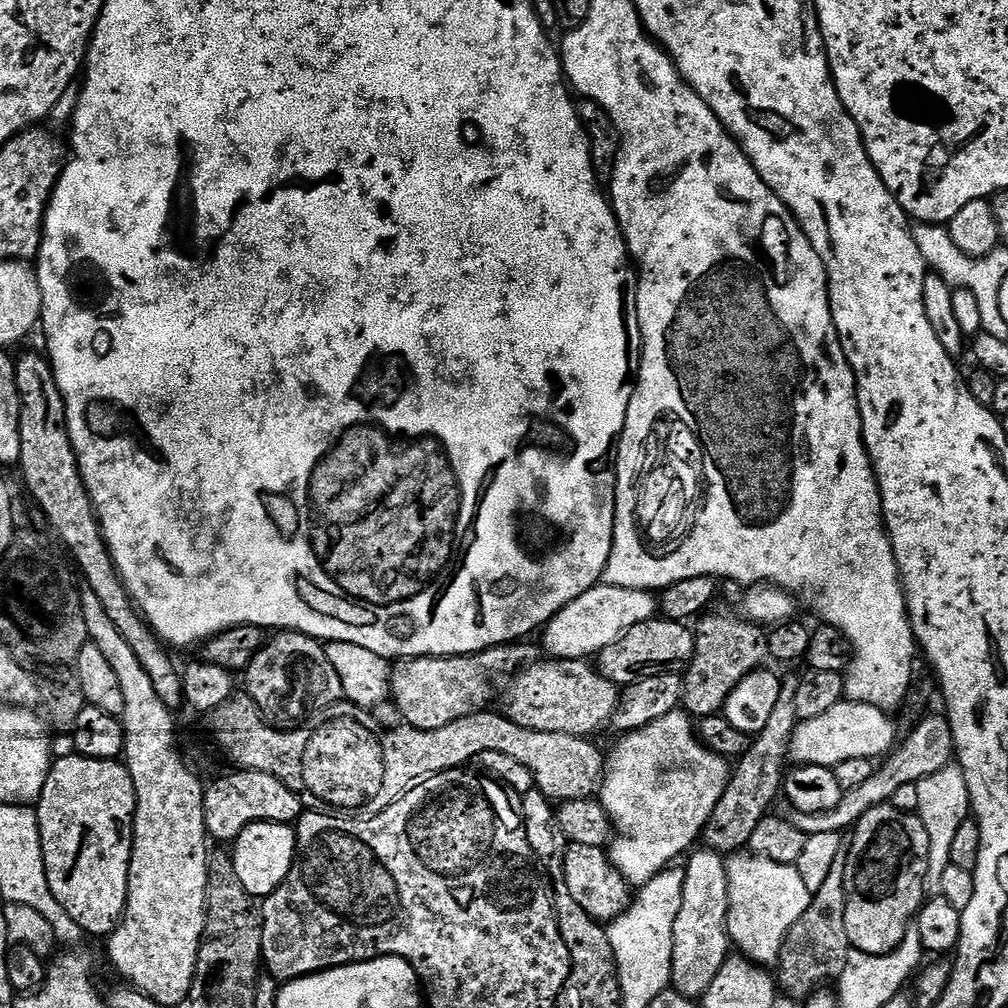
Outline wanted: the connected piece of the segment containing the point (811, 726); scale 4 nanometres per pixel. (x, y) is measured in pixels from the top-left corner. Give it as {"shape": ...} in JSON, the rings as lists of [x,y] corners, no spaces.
{"shape":[[[845,698],[839,704],[830,706],[826,714],[818,714],[818,718],[797,723],[788,747],[791,759],[797,765],[817,764],[835,769],[836,764],[846,758],[883,757],[891,753],[897,743],[896,724],[888,716],[891,715],[883,708],[866,706]]]}

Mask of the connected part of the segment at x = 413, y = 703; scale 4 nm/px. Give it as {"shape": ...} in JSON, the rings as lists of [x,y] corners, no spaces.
{"shape":[[[532,642],[499,644],[485,652],[471,652],[469,656],[410,656],[391,665],[391,699],[402,710],[404,724],[417,732],[438,730],[456,722],[458,718],[483,712],[492,700],[492,687],[499,676],[511,677],[521,668],[539,661],[541,649]]]}

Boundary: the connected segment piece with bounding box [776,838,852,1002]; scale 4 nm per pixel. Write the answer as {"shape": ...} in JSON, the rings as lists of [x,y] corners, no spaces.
{"shape":[[[841,839],[829,877],[821,889],[813,893],[805,914],[798,918],[783,940],[776,965],[777,987],[783,997],[786,995],[792,1000],[807,1001],[813,993],[828,985],[826,983],[839,981],[846,968],[852,951],[845,924],[845,874],[850,844],[849,839]]]}

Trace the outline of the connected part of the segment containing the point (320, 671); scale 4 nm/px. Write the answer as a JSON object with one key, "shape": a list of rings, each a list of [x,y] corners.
{"shape":[[[287,630],[277,631],[273,636],[276,637],[273,640],[271,637],[257,650],[246,669],[246,695],[257,704],[265,720],[276,726],[296,726],[299,720],[323,708],[331,709],[344,700],[342,682],[338,682],[338,674],[334,666],[330,666],[321,641]]]}

